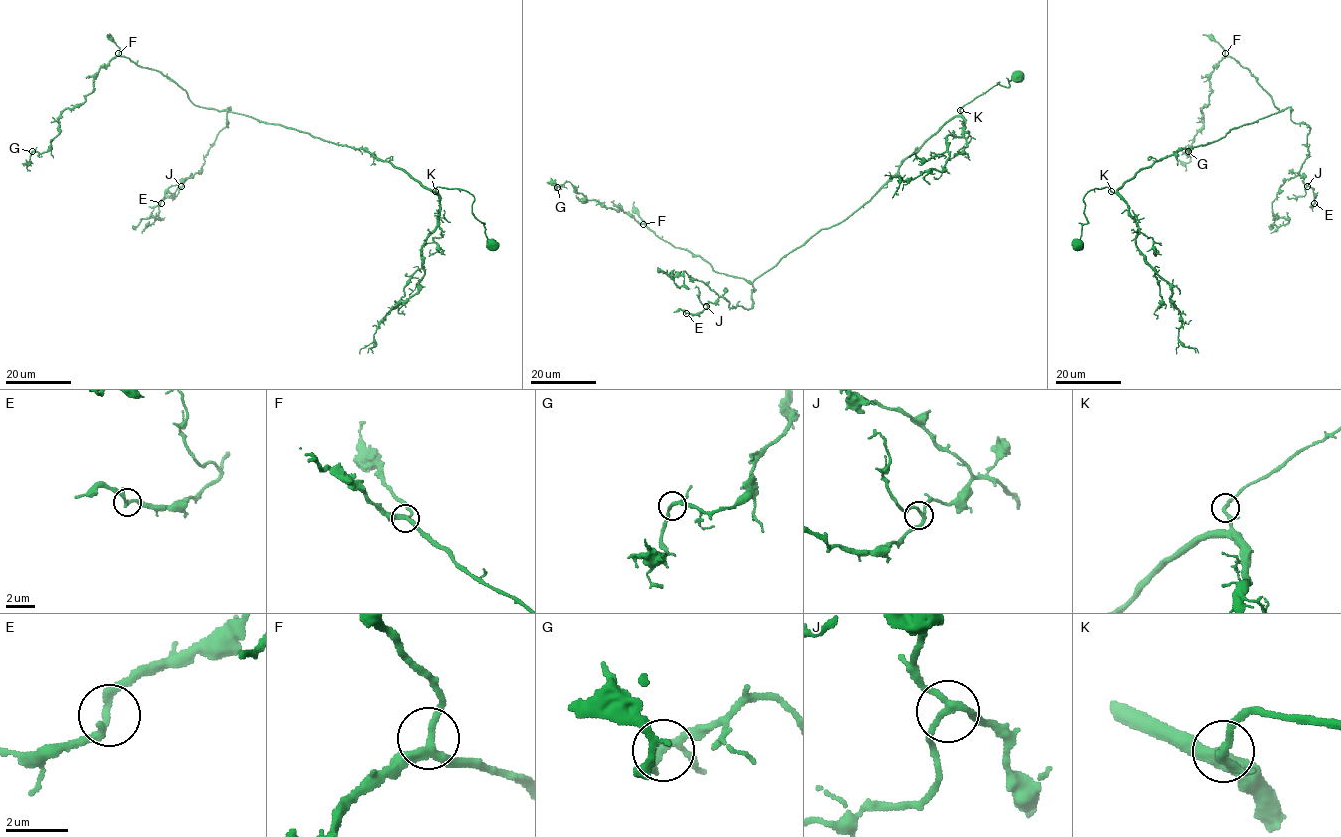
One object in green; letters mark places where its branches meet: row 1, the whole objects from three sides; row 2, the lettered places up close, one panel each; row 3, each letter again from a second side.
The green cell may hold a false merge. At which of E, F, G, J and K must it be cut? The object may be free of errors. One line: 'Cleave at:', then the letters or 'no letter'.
Cleave at: no letter

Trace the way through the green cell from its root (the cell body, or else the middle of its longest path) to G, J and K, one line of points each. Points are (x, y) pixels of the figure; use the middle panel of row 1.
G: (1016, 76), (964, 105), (867, 202), (751, 282), (715, 272), (620, 208), (583, 203), (569, 181), (557, 187)
J: (1016, 76), (964, 105), (867, 202), (760, 274), (750, 308), (723, 297), (706, 306)
K: (1016, 76), (1007, 87), (998, 82), (960, 109)

